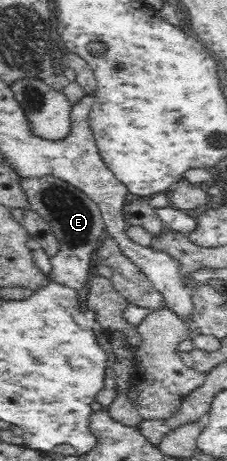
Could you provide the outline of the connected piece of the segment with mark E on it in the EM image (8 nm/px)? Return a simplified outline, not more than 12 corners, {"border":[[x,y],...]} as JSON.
{"border":[[52,174],[18,175],[57,237],[49,275],[77,290],[105,236],[100,208]]}

